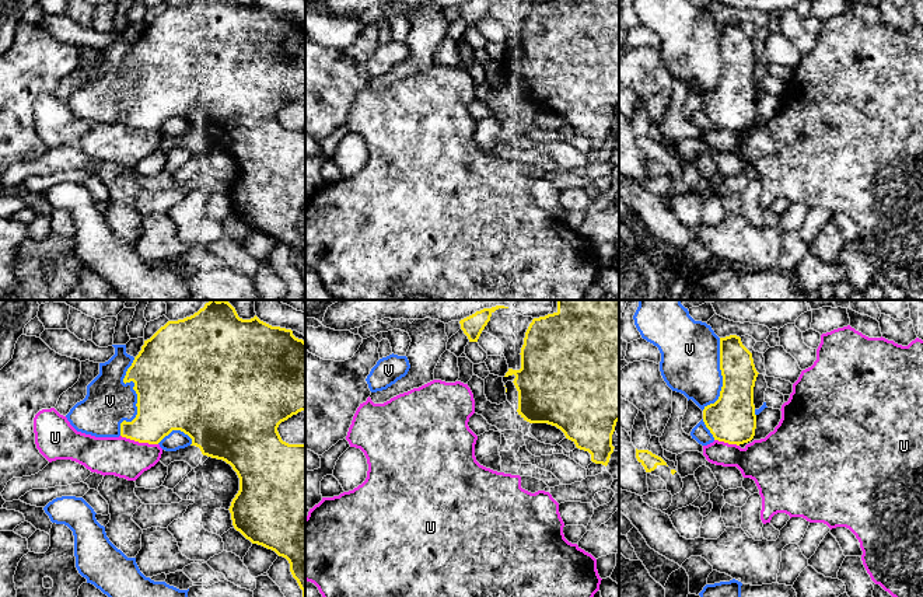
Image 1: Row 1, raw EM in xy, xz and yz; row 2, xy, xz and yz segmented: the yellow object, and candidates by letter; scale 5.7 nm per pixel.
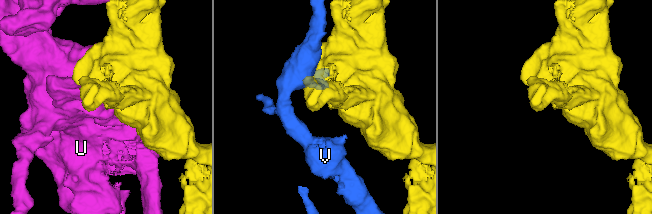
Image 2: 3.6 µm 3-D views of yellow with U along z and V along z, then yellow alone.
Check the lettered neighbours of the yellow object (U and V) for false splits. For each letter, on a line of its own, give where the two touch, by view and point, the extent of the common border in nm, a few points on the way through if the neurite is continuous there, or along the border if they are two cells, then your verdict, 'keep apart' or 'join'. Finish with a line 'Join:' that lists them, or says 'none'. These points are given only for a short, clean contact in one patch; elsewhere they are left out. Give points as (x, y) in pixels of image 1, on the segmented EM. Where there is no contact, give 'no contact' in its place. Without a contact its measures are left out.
U: xy (139, 442) | 220 nm | keep apart
V: xy (137, 395) | 460 nm | keep apart
Join: none

